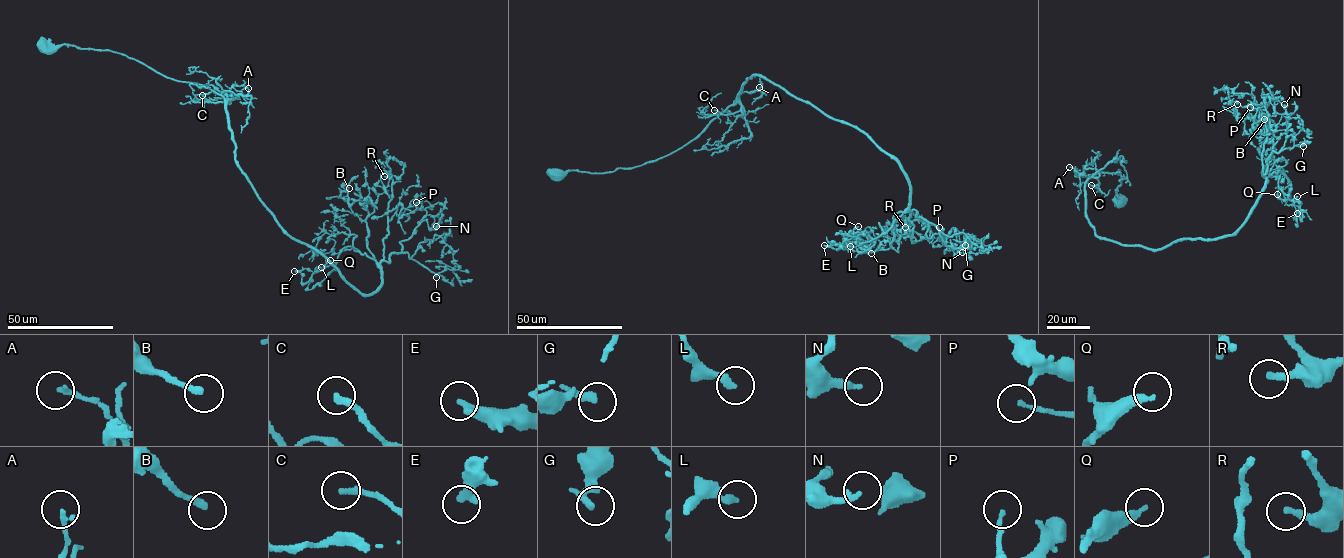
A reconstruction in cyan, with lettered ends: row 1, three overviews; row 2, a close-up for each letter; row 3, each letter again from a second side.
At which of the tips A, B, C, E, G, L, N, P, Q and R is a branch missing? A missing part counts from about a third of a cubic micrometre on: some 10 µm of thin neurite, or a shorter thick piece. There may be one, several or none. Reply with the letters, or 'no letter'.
C

